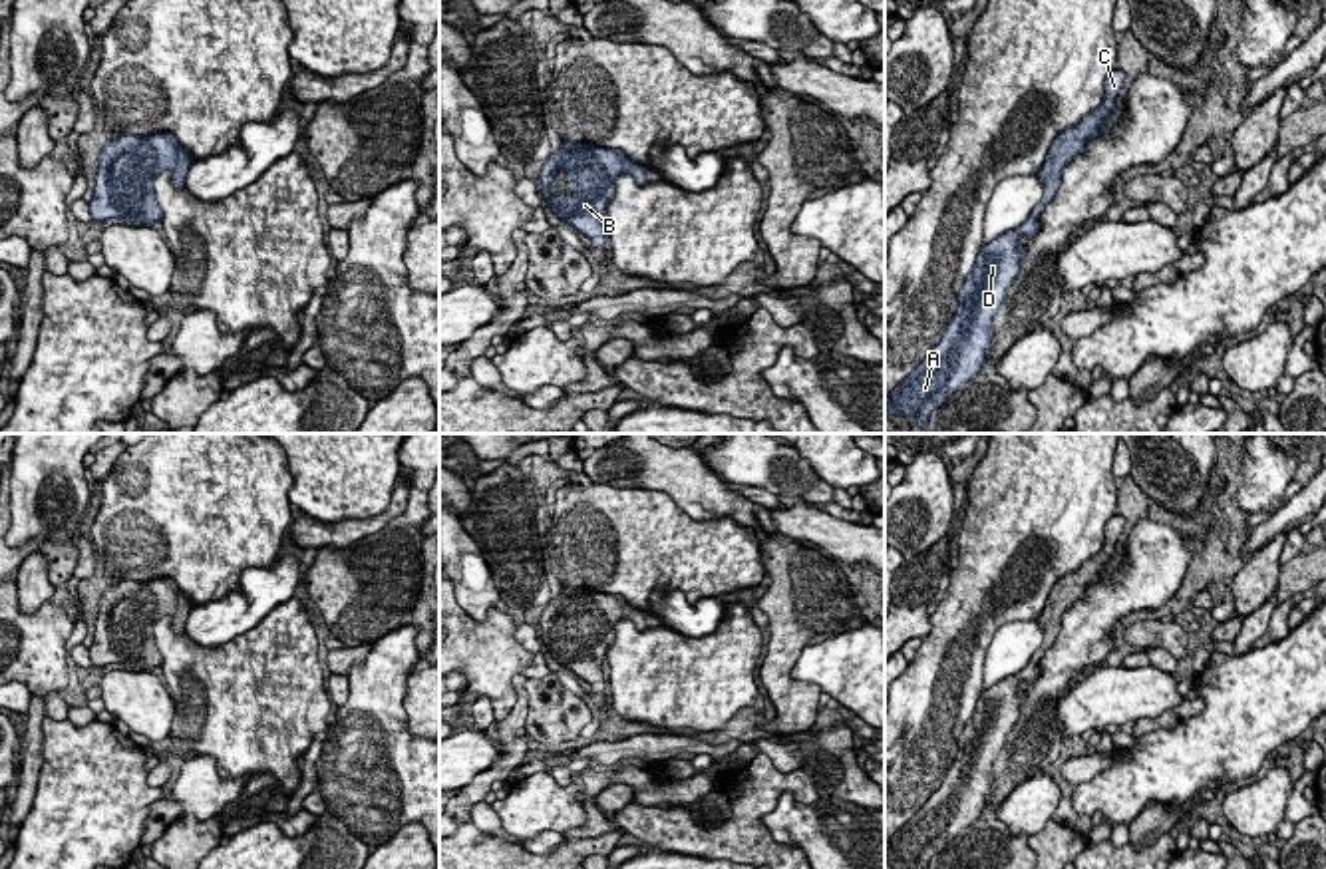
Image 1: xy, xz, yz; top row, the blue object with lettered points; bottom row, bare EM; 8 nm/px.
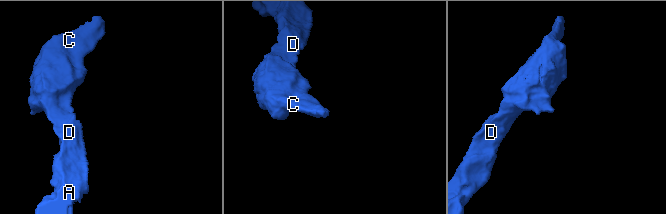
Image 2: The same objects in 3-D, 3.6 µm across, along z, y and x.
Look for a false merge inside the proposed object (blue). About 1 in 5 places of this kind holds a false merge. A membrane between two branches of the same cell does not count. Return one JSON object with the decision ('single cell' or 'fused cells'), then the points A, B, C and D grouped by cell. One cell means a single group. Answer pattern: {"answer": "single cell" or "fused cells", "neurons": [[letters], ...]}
{"answer": "single cell", "neurons": [["A", "B", "C", "D"]]}

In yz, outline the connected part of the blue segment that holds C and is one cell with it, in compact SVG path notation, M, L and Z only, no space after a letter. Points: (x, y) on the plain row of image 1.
M1113 515L1105 527L1103 527L1103 545L1101 549L1083 561L1083 565L1076 571L1060 579L1044 607L1044 612L1040 614L1040 622L1044 626L1044 642L1032 656L1030 664L1022 668L1014 676L1002 678L998 684L994 684L988 690L982 690L976 708L968 722L964 724L964 732L960 734L960 740L956 742L956 760L946 772L942 783L936 791L924 801L924 805L889 839L885 845L885 865L891 861L912 861L914 869L928 869L930 859L952 839L956 837L964 827L972 825L982 811L986 809L986 795L992 787L992 766L998 760L1006 736L1016 726L1020 716L1020 706L1026 700L1026 692L1020 692L1018 686L1022 682L1036 682L1040 676L1040 658L1050 648L1050 644L1056 640L1060 626L1062 626L1062 614L1076 605L1079 599L1085 597L1085 591L1103 581L1109 575L1109 561L1115 553L1117 539L1121 537L1125 529L1125 519L1121 515Z

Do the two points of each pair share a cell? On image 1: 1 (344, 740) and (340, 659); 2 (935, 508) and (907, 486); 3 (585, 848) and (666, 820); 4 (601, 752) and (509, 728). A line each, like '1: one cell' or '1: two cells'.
1: two cells
2: one cell
3: two cells
4: two cells

